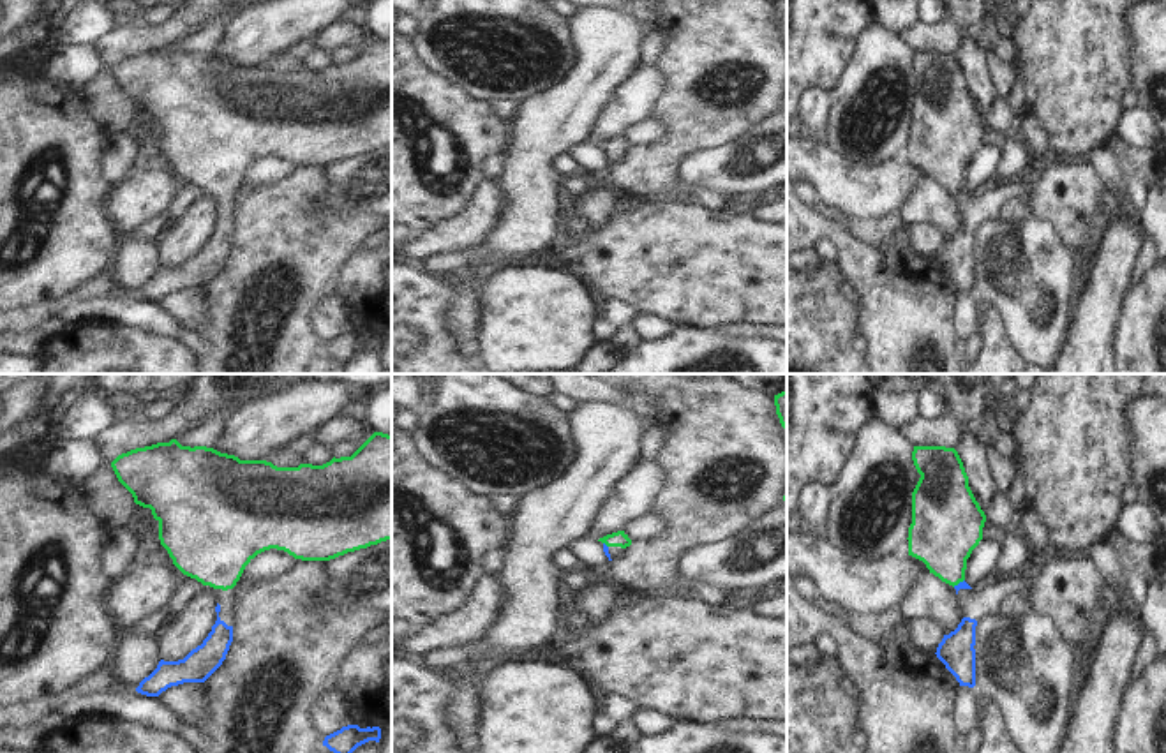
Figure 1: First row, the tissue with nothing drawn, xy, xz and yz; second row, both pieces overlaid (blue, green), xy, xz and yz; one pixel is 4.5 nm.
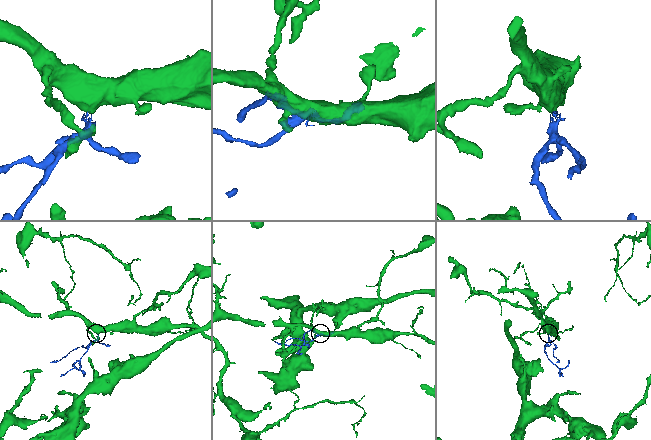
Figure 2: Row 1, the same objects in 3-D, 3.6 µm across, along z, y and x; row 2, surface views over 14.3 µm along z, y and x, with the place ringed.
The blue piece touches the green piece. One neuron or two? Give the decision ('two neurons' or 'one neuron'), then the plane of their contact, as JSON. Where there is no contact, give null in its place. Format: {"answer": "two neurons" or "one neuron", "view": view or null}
{"answer": "one neuron", "view": "yz"}

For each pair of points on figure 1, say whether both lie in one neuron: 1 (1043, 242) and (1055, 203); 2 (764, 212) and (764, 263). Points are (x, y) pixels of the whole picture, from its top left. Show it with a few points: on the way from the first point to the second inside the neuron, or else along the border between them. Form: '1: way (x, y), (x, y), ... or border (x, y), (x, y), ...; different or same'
1: border (1034, 214), (1048, 219), (1075, 251); different
2: border (750, 210), (768, 223); different

